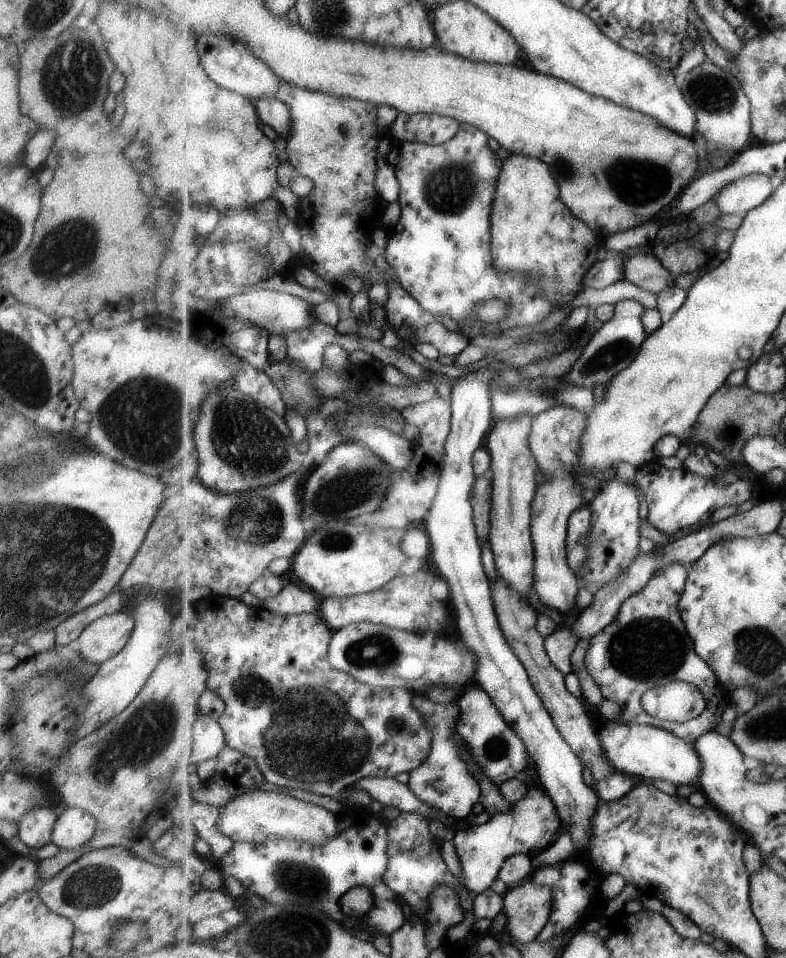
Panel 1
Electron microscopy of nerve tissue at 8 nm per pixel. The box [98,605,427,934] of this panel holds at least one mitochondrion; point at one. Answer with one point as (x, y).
(374, 652)

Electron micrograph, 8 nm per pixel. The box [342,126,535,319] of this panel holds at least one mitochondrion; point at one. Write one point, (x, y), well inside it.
(450, 186)

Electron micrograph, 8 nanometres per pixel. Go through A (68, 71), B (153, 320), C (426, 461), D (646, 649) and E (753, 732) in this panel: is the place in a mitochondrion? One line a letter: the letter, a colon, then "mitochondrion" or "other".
A: mitochondrion
B: other
C: other
D: mitochondrion
E: mitochondrion

